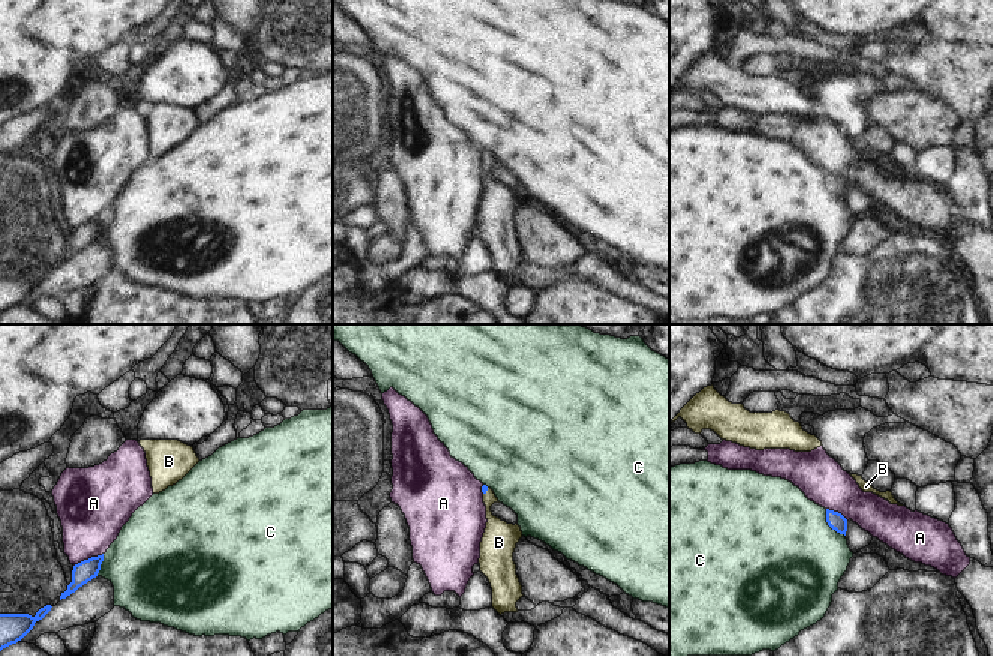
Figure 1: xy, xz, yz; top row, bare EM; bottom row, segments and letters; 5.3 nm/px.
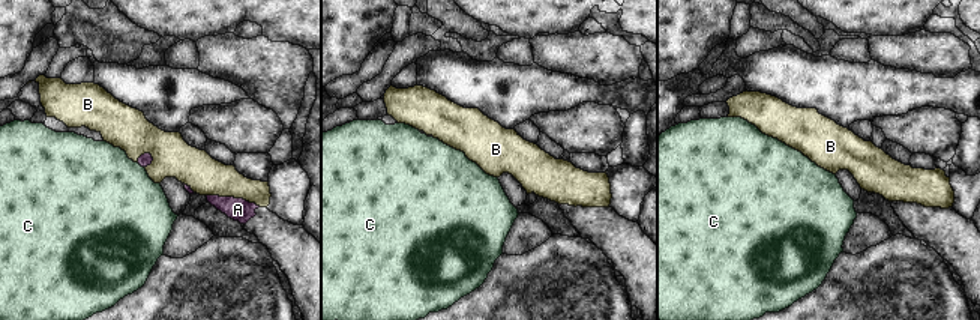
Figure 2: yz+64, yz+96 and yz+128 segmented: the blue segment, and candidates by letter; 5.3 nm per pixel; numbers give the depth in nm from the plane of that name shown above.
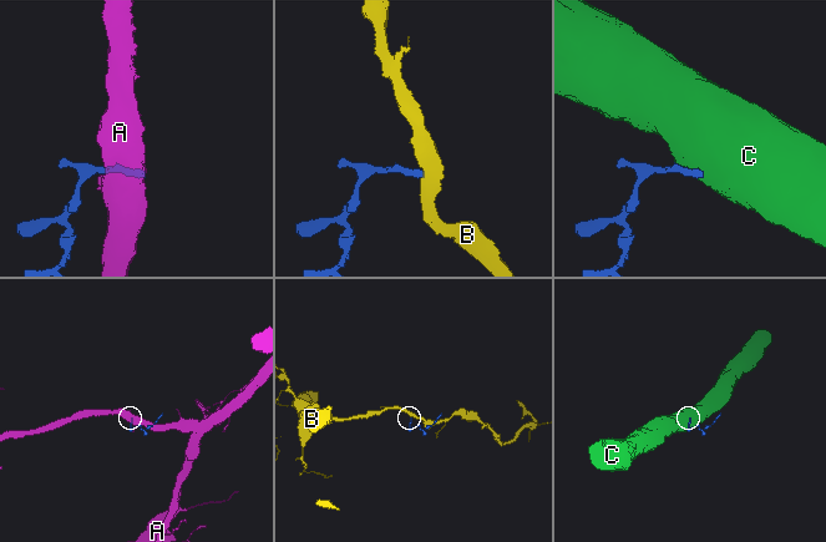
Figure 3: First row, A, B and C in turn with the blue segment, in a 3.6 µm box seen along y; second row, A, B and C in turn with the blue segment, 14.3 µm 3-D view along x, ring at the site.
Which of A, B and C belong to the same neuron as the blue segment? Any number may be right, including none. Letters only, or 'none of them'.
B

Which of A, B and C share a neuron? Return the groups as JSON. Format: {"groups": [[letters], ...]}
{"groups": [["A"], ["B"], ["C"]]}

